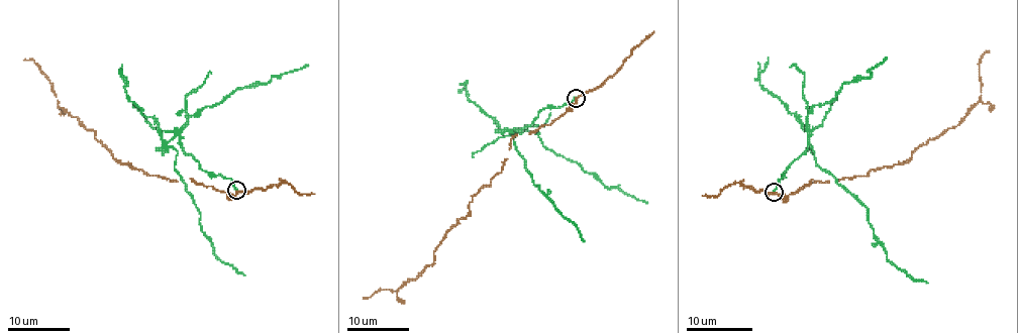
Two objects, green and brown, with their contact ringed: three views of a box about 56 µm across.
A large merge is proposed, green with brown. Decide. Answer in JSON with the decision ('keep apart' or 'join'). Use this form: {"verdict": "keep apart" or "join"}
{"verdict": "keep apart"}

